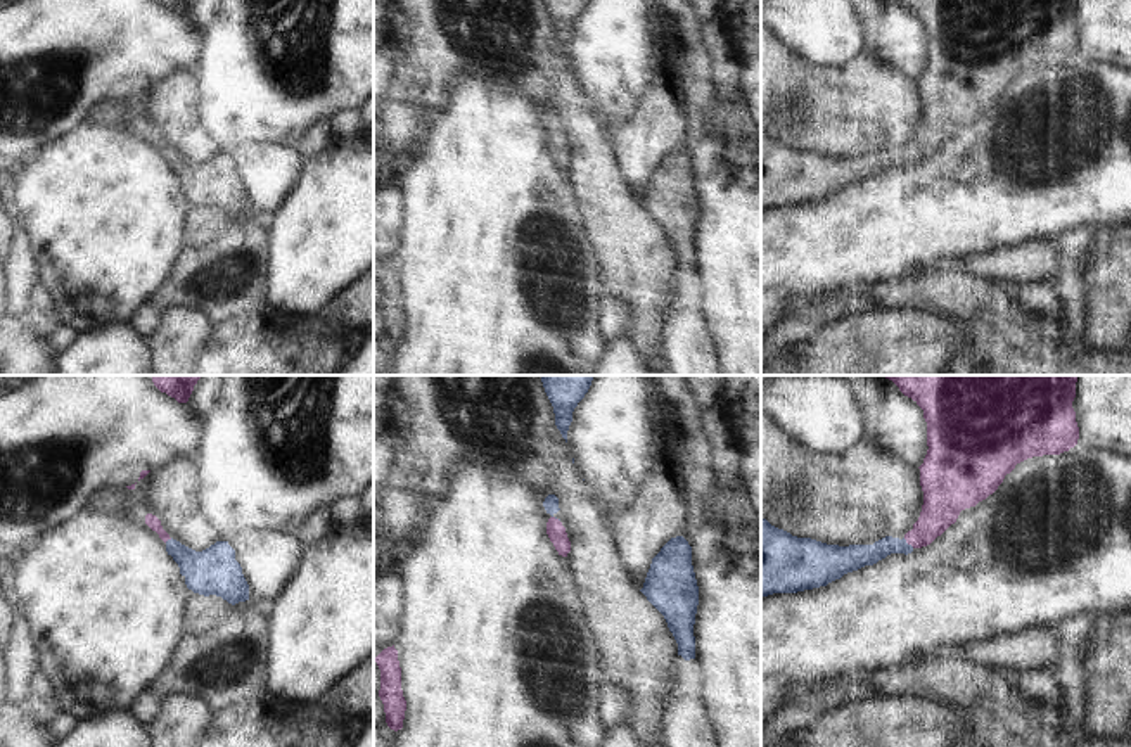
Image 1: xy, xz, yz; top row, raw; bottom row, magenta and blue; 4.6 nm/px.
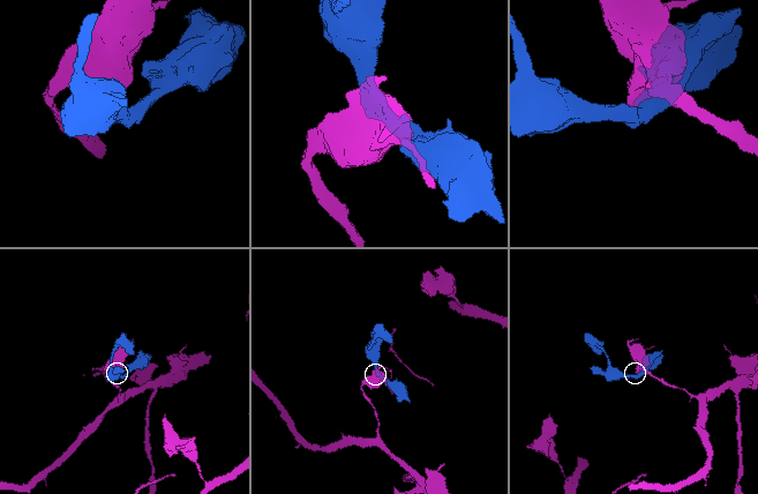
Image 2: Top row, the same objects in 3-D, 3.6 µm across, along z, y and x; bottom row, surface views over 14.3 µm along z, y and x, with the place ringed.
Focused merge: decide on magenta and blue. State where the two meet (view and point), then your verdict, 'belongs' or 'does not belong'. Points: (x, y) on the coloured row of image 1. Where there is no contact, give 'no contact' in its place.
yz (908, 543) | belongs

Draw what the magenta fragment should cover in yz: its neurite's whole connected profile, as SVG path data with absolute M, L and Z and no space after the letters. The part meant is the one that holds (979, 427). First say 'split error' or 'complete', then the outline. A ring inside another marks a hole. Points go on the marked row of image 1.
split error; M884 375L911 398L927 422L927 455L920 469L923 505L903 540L885 536L873 545L827 545L797 538L761 517L761 597L827 586L844 574L873 565L891 553L911 553L930 545L962 510L993 495L1017 463L1060 455L1077 444L1072 401L1077 375Z

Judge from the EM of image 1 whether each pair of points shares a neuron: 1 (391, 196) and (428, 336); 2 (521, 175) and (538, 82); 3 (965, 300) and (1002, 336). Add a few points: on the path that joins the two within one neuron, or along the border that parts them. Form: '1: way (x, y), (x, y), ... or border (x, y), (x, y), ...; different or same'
1: border (400, 191), (402, 237), (393, 256); different
2: border (497, 85), (519, 90), (542, 114); different
3: way (974, 308), (993, 327); same

